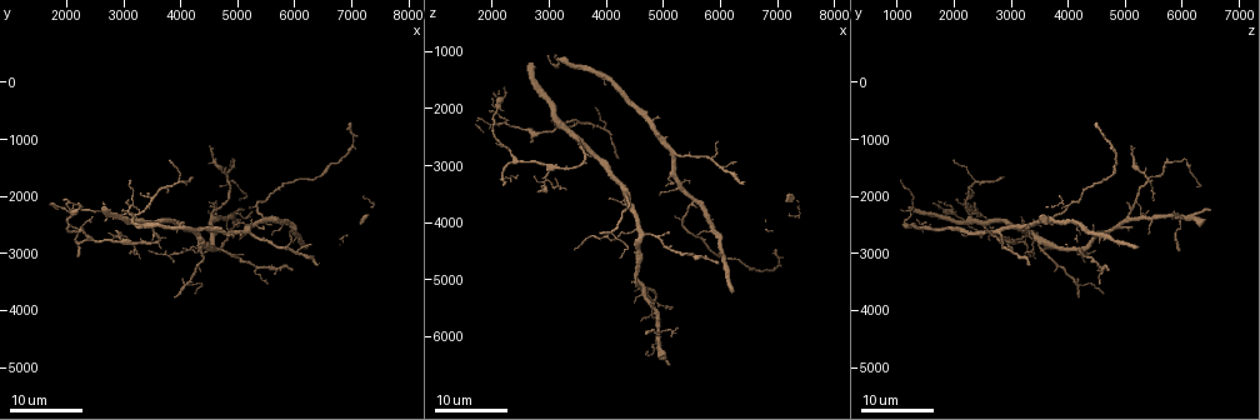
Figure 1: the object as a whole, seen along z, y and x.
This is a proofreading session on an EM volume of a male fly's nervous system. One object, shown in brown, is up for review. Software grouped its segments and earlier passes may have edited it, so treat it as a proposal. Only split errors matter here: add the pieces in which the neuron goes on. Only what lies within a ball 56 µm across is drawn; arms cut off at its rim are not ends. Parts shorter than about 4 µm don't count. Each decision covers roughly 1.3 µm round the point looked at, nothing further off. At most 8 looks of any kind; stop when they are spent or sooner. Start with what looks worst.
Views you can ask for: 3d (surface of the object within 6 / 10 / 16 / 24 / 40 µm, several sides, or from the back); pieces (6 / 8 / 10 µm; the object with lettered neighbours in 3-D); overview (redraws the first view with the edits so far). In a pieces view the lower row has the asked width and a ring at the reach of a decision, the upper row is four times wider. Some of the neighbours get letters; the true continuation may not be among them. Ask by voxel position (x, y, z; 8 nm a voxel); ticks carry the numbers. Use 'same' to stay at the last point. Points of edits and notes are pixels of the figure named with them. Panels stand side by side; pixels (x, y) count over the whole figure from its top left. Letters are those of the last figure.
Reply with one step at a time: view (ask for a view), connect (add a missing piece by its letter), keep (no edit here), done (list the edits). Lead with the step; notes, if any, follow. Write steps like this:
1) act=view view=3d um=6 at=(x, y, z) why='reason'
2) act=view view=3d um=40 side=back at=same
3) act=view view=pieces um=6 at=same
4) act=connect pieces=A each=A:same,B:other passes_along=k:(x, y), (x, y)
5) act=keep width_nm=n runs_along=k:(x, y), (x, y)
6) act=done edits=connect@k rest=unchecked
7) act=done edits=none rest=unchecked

act=view view=3d um=24 at=(4200, 1650, 2800) why='thin end'

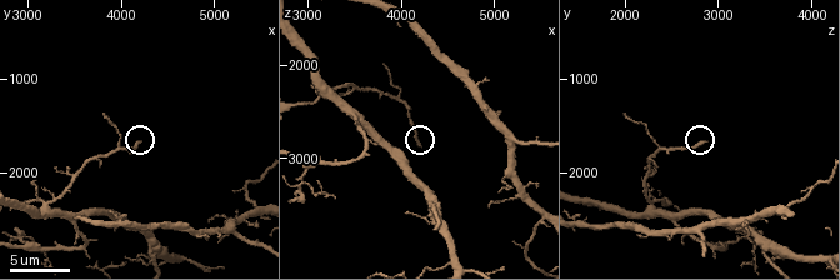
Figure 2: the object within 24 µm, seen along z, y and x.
act=view view=pieces um=10 at=(4150, 1650, 2850)

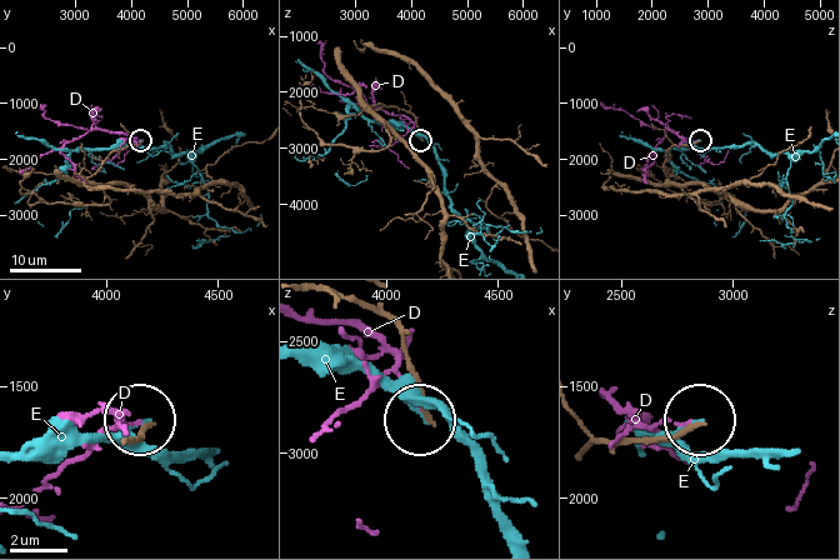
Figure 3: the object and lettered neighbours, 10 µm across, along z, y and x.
act=keep each=D:other,E:other found='no lettered piece goes on from it'

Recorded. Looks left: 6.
act=view view=3d um=24 at=(4550, 1150, 5100) why='free end'

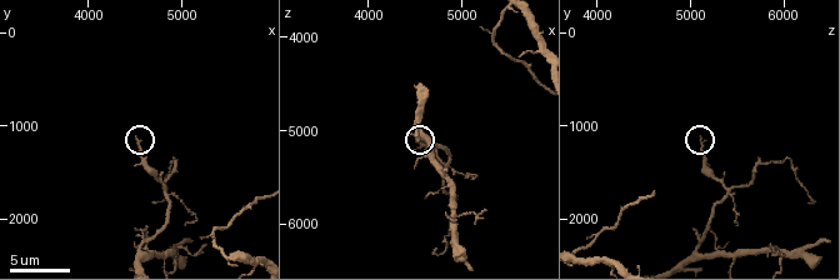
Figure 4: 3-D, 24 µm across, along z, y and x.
act=view view=3d um=6 at=(4500, 1100, 5100) why='closer look'

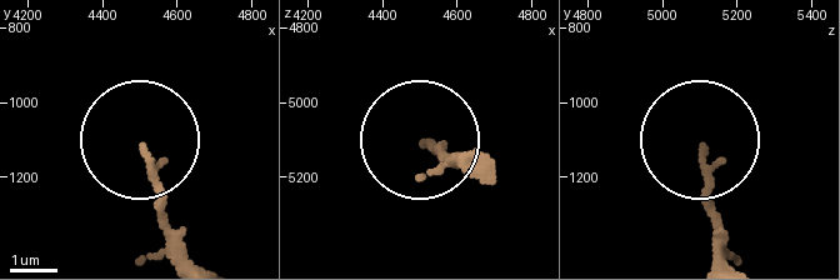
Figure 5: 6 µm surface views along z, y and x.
act=view view=pieces um=10 at=(4520, 1140, 5110) why='what lies round it'

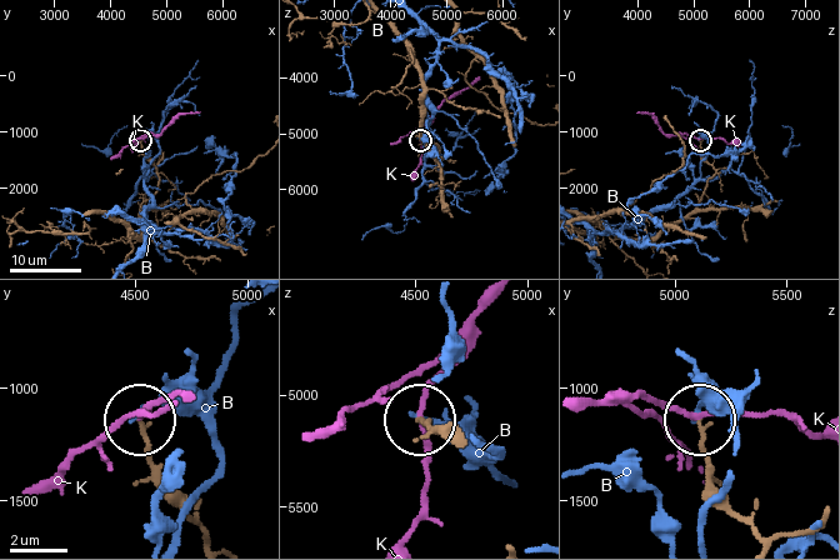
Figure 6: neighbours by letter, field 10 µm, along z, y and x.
act=keep width_nm=150 each=B:other,K:other runs_along=6:(204, 536), (159, 479), (143, 424) found='none of them fits'

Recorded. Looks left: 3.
act=view view=3d um=16 at=(4500, 2600, 5100) why='an open end'

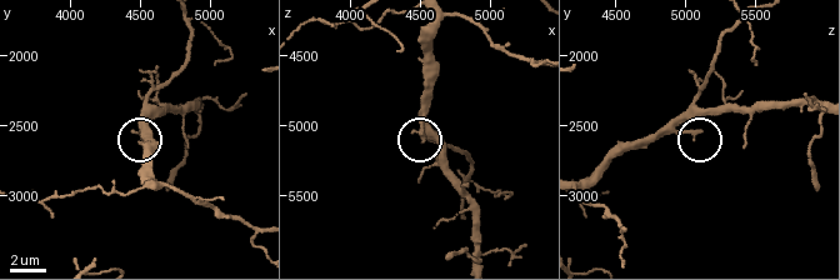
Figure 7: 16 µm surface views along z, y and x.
act=view view=3d um=10 at=(4540, 2540, 5080)

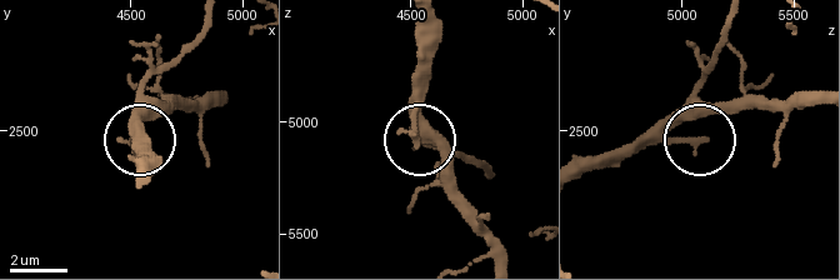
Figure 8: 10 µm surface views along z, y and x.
act=view view=pieces um=6 at=(4530, 2540, 5090) why='see the neighbours'

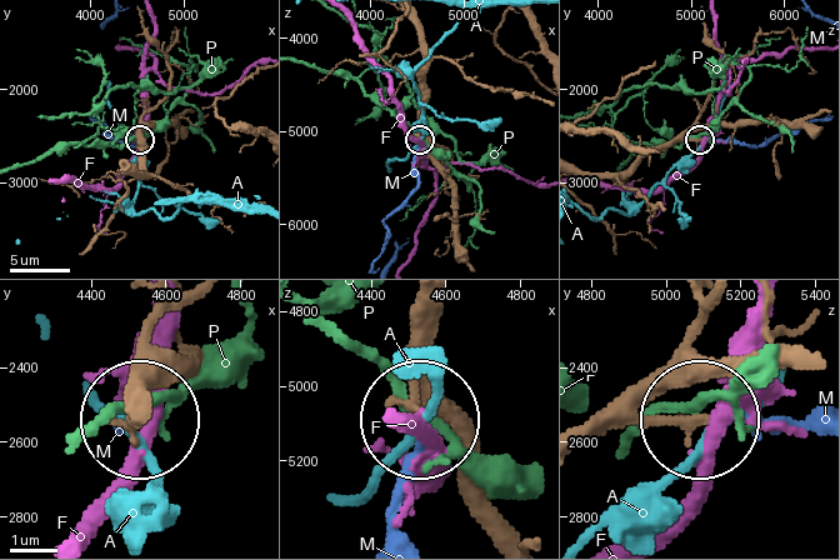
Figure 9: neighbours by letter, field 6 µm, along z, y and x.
act=connect pieces=M each=A:other,F:other,M:same,P:other passes_along=9:(581, 445), (625, 425), (720, 414), (816, 425) found='it goes on there'

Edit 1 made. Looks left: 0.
act=done edits=connect@9 rest=unchecked

